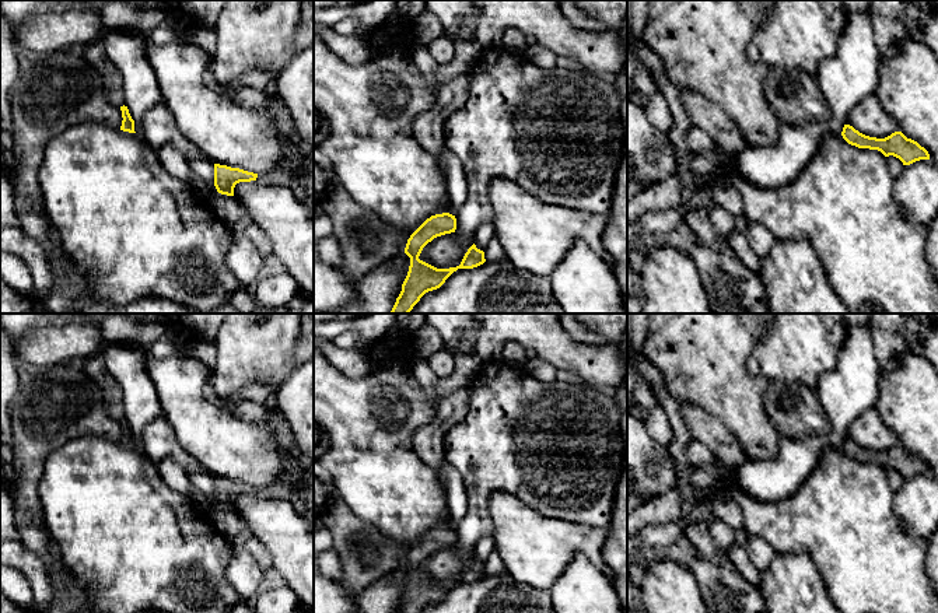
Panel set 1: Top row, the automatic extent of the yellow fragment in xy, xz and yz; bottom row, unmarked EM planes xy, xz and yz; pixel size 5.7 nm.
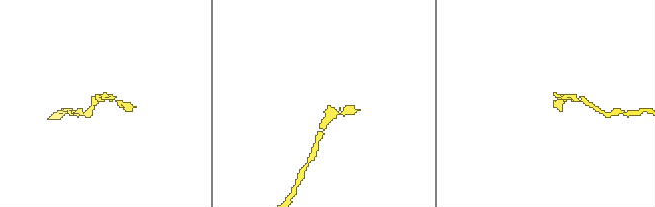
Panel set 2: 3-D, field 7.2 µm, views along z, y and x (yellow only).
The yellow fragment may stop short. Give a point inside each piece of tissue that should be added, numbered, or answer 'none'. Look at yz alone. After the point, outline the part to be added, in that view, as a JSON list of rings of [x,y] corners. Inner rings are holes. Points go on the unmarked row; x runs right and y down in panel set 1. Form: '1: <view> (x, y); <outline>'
none

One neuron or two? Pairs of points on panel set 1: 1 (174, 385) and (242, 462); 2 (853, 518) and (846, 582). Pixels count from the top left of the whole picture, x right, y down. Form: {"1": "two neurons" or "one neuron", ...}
{"1": "one neuron", "2": "one neuron"}

